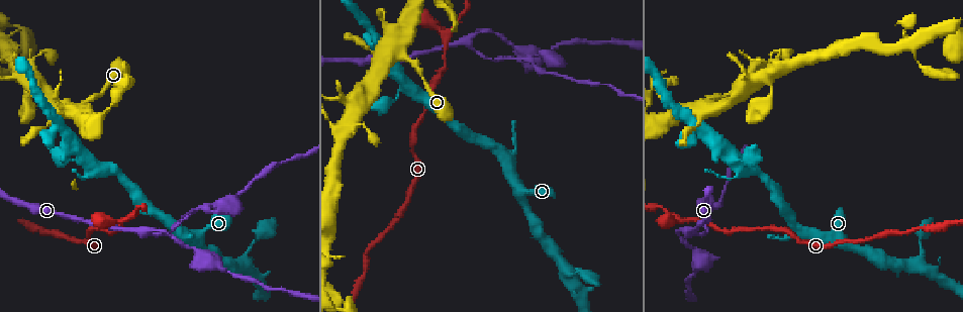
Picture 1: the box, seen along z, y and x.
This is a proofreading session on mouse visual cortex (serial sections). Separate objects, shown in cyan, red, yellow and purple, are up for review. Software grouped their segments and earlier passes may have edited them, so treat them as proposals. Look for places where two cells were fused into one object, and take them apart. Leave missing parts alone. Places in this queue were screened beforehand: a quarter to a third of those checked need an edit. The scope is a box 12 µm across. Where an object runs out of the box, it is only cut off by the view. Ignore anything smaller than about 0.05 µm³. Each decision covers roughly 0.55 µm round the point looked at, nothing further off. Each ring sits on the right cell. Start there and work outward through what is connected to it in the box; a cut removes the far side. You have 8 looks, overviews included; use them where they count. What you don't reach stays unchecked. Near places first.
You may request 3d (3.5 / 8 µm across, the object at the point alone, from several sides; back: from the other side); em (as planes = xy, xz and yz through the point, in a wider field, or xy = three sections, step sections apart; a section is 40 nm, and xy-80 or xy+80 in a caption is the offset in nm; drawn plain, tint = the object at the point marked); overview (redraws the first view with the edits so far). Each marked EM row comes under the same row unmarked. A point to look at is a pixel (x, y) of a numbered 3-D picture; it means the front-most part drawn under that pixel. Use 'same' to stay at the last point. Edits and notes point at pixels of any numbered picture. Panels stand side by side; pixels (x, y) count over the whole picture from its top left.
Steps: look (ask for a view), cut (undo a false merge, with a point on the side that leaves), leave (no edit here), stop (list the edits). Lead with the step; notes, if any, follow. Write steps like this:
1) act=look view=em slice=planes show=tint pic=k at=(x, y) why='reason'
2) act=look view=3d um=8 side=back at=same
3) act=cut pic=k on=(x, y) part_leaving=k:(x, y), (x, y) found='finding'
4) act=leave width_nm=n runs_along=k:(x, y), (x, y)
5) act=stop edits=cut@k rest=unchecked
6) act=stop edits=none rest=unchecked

act=look view=3d um=3.5 side=back pic=1 at=(465, 40) why='arms part here'

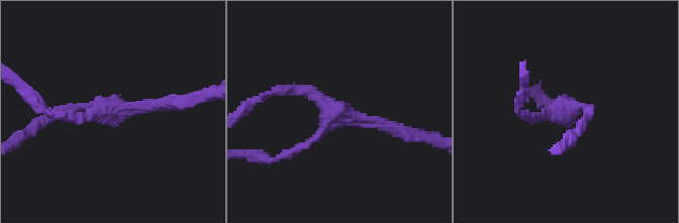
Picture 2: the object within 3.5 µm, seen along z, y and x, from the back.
act=leave arms=3 arm_widths_nm=150,150,200 runs_along=2:(400, 130), (334, 114), (307, 91), (276, 91) found='continuous, no second cell'

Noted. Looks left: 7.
act=look view=3d um=3.5 pic=1 at=(205, 206) why='calibre changes'

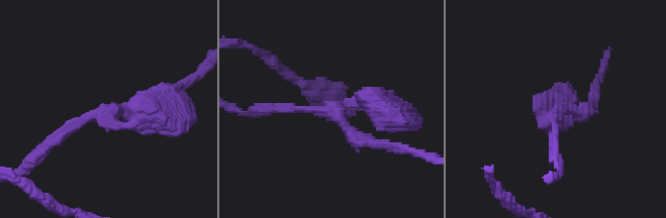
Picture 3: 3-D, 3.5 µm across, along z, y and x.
act=look view=em slice=xy step=5 show=tint pic=3 at=(557, 113) arms=3 arm_widths_nm=150,200,350

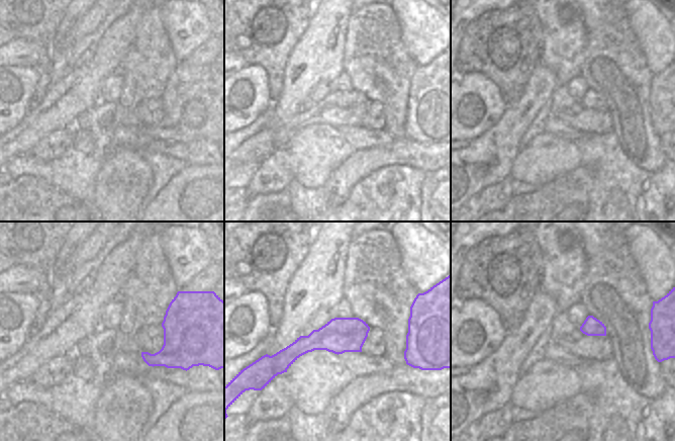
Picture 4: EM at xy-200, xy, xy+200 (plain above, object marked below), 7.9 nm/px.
act=look view=em slice=xy step=2 show=tint at=same why='another direction'

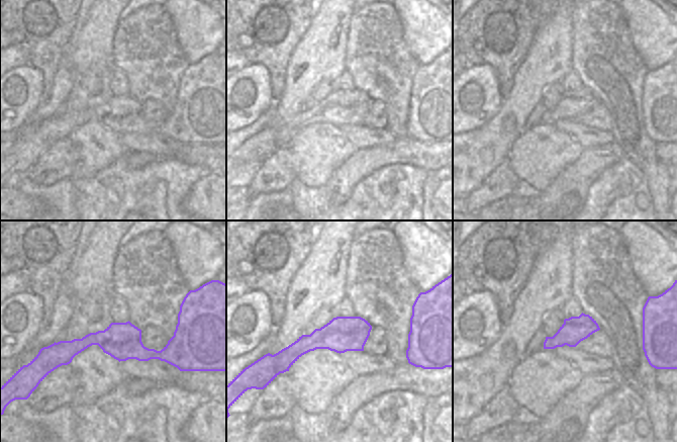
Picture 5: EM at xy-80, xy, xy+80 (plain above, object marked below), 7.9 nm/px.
act=leave width_nm=280 runs_along=3:(46, 146), (90, 116), (161, 113) found='one cell here'

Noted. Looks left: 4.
act=look view=3d um=3.5 pic=1 at=(348, 124) why='arms part here'

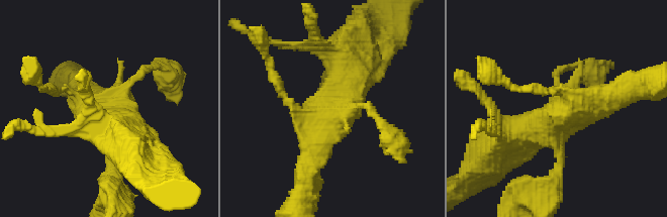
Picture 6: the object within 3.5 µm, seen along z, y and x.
act=look view=em slice=xy step=3 show=tint pic=6 at=(558, 114) why='shape alone is not enough'

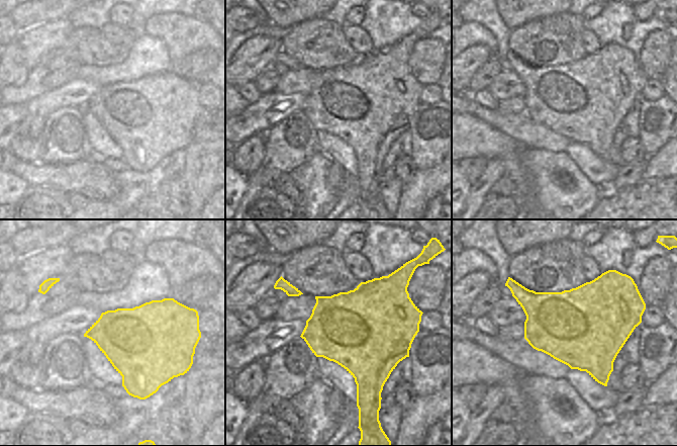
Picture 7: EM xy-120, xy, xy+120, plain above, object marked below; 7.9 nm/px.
act=leave runs_along=6:(493, 156), (525, 132), (597, 98) found='continuous, no second cell'

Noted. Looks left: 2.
act=stop edits=none rest=unchecked

